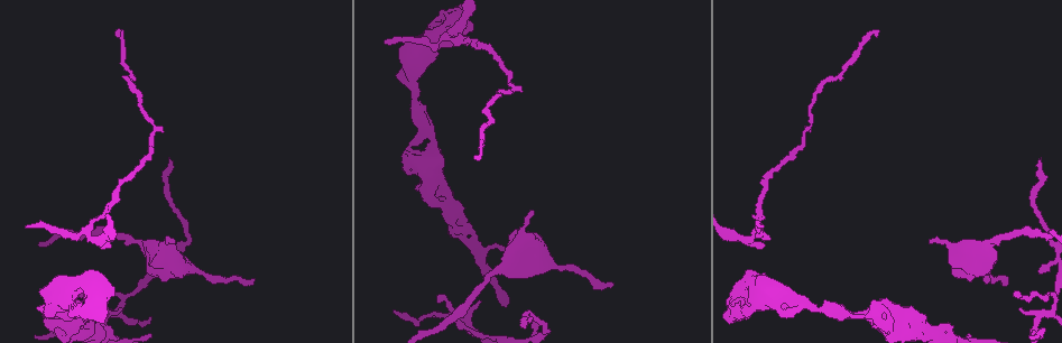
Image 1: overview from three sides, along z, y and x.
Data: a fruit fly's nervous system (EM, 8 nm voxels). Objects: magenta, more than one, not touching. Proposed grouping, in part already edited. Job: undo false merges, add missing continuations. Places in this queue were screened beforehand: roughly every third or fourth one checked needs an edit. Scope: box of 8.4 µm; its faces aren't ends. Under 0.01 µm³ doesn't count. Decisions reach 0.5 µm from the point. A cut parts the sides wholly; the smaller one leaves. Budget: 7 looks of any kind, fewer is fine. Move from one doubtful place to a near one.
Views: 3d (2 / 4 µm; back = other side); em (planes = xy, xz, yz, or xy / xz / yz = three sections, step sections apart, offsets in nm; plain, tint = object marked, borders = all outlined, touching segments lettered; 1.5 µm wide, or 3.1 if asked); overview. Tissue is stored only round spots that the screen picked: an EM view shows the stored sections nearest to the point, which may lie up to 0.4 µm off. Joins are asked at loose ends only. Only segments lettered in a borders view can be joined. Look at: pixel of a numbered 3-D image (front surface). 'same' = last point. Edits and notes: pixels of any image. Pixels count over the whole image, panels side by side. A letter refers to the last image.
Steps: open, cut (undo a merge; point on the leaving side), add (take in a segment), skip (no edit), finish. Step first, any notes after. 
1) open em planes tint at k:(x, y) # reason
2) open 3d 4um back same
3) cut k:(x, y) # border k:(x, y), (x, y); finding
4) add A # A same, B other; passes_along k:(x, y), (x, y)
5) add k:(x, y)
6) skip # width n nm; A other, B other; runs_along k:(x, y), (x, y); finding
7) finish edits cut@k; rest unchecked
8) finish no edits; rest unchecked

open em planes plain at 1:(873, 32) # tapers out

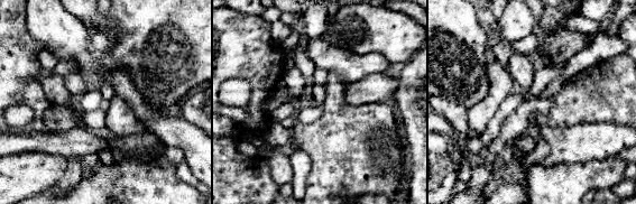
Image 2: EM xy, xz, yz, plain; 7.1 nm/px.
open em planes borders same # see the neighbours

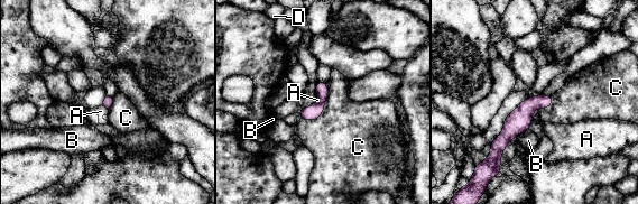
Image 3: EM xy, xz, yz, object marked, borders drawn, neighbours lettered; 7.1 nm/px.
skip # A other, B other, C other, D other; border 3:(327, 83), (322, 113), (302, 119); no lettered segment goes on from it

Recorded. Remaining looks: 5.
open em yz step 8 borders at 1:(440, 295)

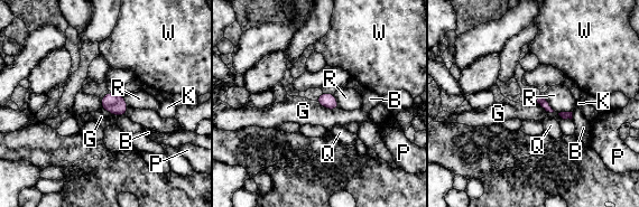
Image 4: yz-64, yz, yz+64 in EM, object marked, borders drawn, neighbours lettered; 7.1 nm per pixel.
open em planes borders same

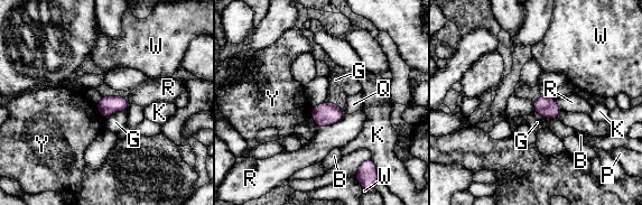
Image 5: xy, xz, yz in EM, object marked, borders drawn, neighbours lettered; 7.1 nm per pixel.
skip # longest_contact R 220 nm; B other, G other, K other, P other, Q other, R other, W other, Y other; border 5:(127, 111), (115, 111), (104, 120); no lettered segment goes on from it

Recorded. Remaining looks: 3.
open 3d 2um at 1:(860, 318) # free end

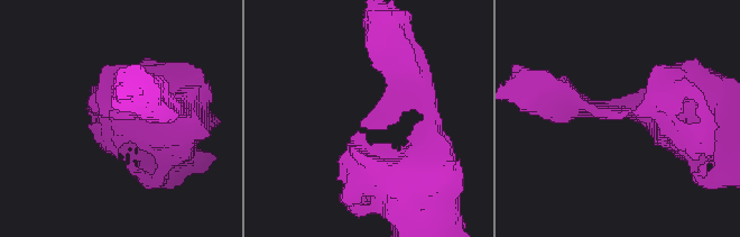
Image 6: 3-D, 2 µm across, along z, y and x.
open em planes borders at 6:(362, 119)

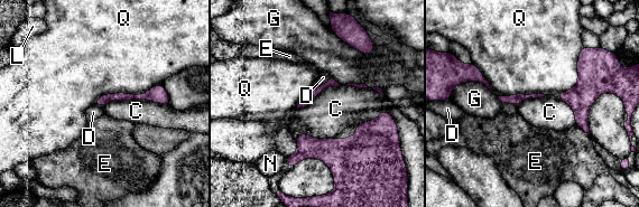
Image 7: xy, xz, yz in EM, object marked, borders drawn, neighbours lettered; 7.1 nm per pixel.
skip # longest_contact C 550 nm; C other, D other, E other, G other, L other, N other, Q other; none of them fits

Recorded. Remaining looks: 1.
finish no edits; rest unchecked

